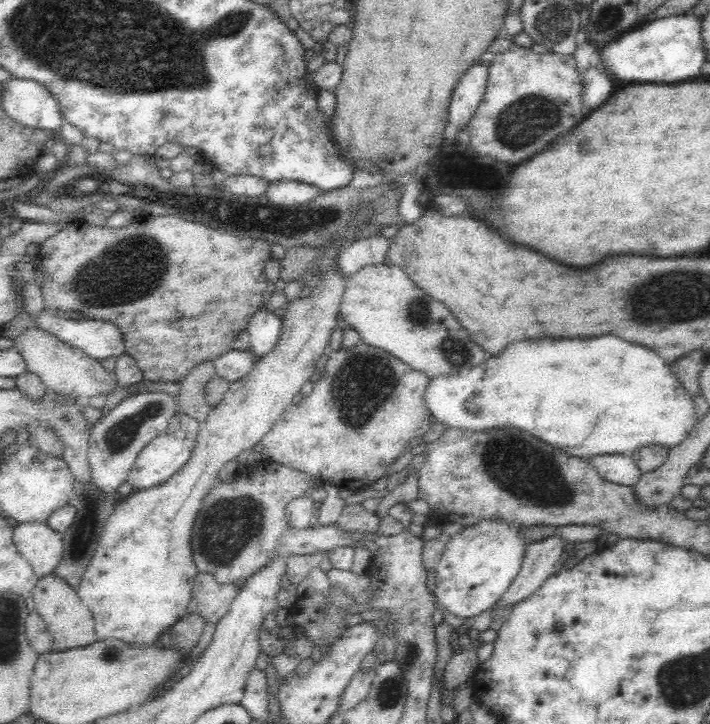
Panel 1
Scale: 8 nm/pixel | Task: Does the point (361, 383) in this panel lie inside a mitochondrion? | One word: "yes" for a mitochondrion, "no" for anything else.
yes

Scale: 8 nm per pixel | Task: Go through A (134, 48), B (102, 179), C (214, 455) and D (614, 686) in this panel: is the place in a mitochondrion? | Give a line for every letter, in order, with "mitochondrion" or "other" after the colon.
A: mitochondrion
B: other
C: other
D: other

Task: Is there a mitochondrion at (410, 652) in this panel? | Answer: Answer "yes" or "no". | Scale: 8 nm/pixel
yes

